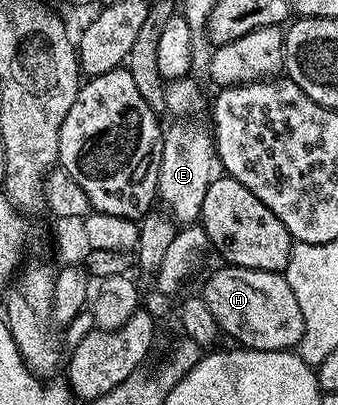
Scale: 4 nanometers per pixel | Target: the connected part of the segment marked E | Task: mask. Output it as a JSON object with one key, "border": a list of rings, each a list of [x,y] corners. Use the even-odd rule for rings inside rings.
{"border":[[[176,120],[172,127],[163,131],[162,160],[159,161],[159,188],[157,197],[163,209],[179,225],[199,221],[202,201],[212,182],[216,169],[214,138],[192,120]]]}

